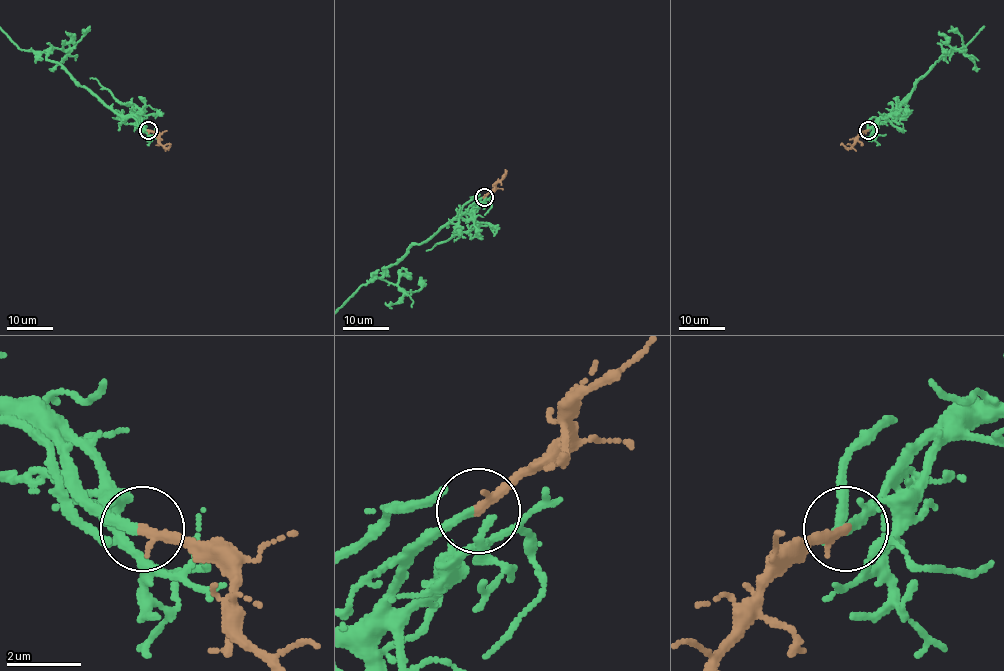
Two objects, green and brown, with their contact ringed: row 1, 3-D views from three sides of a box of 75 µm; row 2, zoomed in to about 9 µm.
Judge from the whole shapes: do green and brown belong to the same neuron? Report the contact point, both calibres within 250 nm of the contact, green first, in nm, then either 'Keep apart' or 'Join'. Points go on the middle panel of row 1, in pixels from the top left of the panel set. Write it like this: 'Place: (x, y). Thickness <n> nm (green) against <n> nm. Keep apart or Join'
Place: (484, 197). Thickness 180 nm (green) against 280 nm. Join

